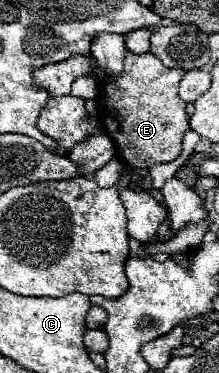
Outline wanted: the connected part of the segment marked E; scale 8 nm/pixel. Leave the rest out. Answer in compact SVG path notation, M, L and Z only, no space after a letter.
M125 51L123 61L123 75L117 75L117 79L109 73L103 73L99 81L99 97L97 97L97 121L103 127L103 131L113 139L117 157L131 169L149 169L155 163L169 163L181 155L181 139L183 133L189 129L185 103L177 95L177 87L181 77L185 75L183 69L167 69L153 53L141 53L135 55L131 51Z

